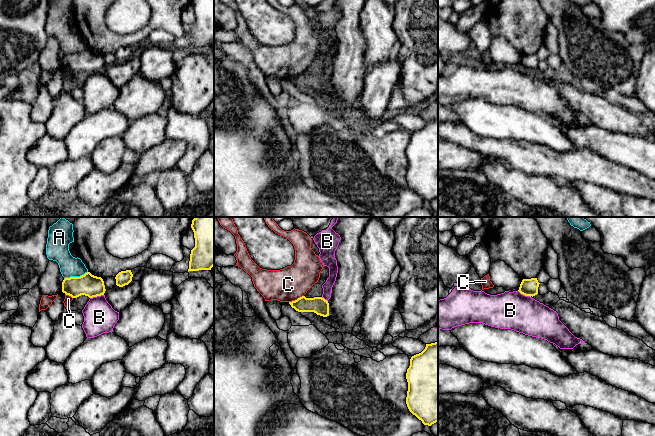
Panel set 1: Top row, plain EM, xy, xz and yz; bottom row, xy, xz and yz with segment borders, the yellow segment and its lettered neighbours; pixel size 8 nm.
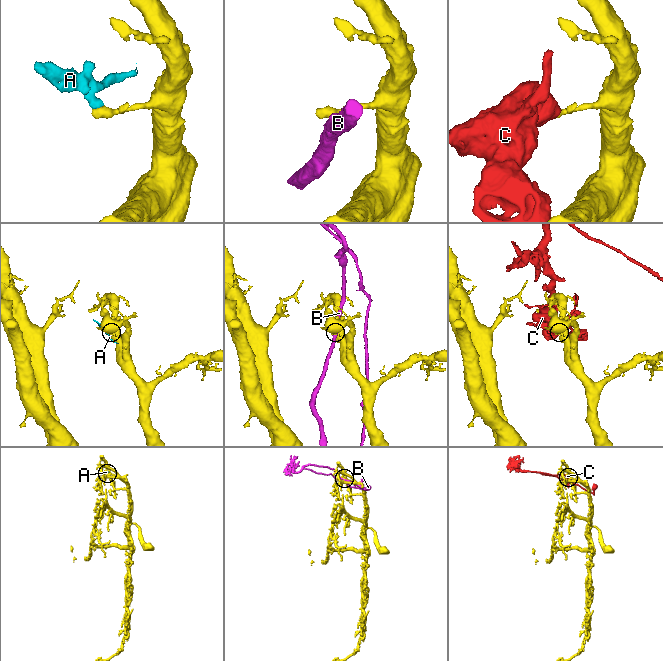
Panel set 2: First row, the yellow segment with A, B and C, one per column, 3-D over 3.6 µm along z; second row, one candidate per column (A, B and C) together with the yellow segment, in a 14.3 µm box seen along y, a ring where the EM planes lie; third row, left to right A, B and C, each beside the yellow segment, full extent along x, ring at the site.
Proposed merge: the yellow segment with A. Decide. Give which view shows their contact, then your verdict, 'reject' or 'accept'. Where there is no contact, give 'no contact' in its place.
meets yellow in xy; reject

